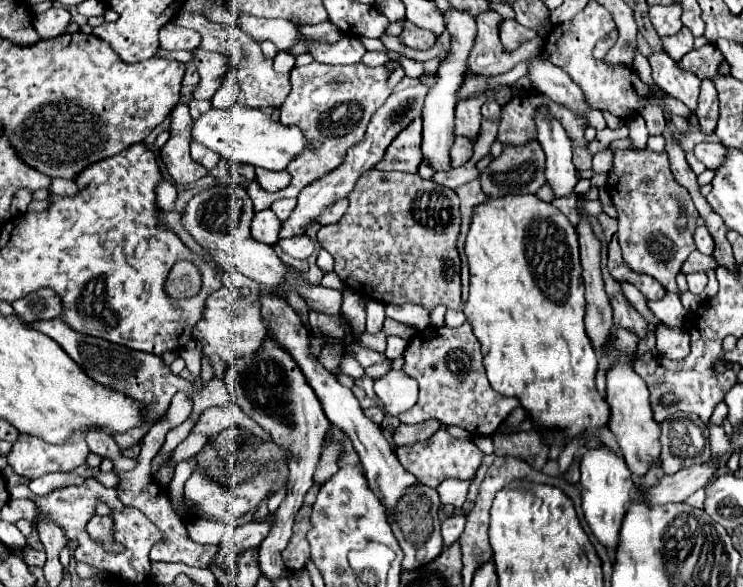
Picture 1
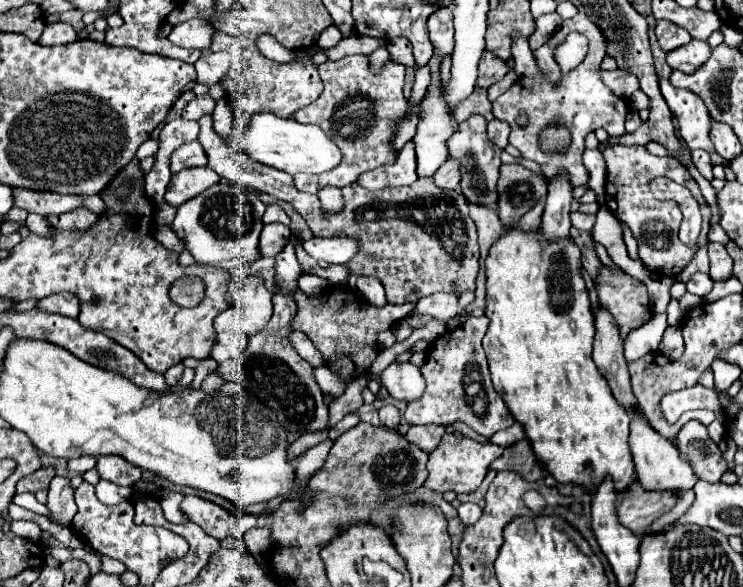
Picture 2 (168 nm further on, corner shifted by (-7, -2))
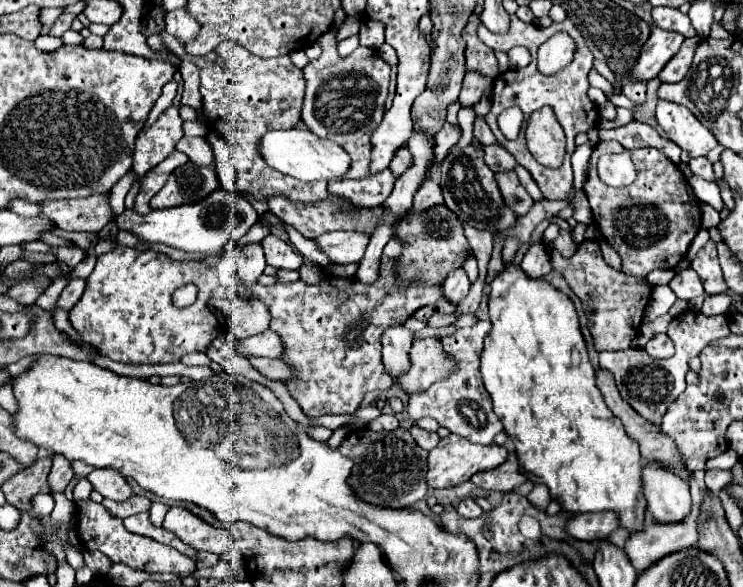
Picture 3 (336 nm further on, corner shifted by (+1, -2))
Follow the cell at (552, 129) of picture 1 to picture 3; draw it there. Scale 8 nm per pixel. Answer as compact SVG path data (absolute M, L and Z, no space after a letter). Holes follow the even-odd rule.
M542 239L534 241L528 251L524 253L524 259L520 263L520 267L530 275L530 277L542 277L548 275L552 271L552 255L550 255L552 247Z

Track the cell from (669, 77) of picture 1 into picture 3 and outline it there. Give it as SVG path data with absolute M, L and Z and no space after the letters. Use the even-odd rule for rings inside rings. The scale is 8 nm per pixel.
M660 99L656 107L656 119L668 139L682 149L680 159L684 163L688 163L692 157L706 155L718 145L716 137L692 115L692 111L688 111L688 107Z

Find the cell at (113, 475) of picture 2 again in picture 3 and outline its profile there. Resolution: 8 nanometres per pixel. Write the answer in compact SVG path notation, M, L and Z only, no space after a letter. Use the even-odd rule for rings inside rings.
M94 469L88 475L88 481L92 483L92 487L102 493L106 499L116 499L116 501L124 501L128 497L132 497L132 487L126 481L126 477L120 477L120 471L112 471L112 469Z

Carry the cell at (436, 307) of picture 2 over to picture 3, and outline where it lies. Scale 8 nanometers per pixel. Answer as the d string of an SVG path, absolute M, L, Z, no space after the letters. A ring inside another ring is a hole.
M456 269L448 275L448 279L442 285L442 299L456 305L468 295L468 289L470 289L470 281L468 281L464 269Z

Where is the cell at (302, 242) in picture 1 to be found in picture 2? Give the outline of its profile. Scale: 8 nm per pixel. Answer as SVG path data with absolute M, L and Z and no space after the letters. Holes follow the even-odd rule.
M312 237L304 241L304 249L316 261L350 263L356 251L360 251L360 245L358 239L348 239L348 237L332 237L332 239Z

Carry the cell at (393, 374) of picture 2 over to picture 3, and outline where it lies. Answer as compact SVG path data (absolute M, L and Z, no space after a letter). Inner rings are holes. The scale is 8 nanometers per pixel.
M402 325L392 327L382 335L384 369L388 371L388 375L392 375L394 381L398 381L398 377L404 375L404 371L408 371L410 345L412 345L412 331L404 329Z

